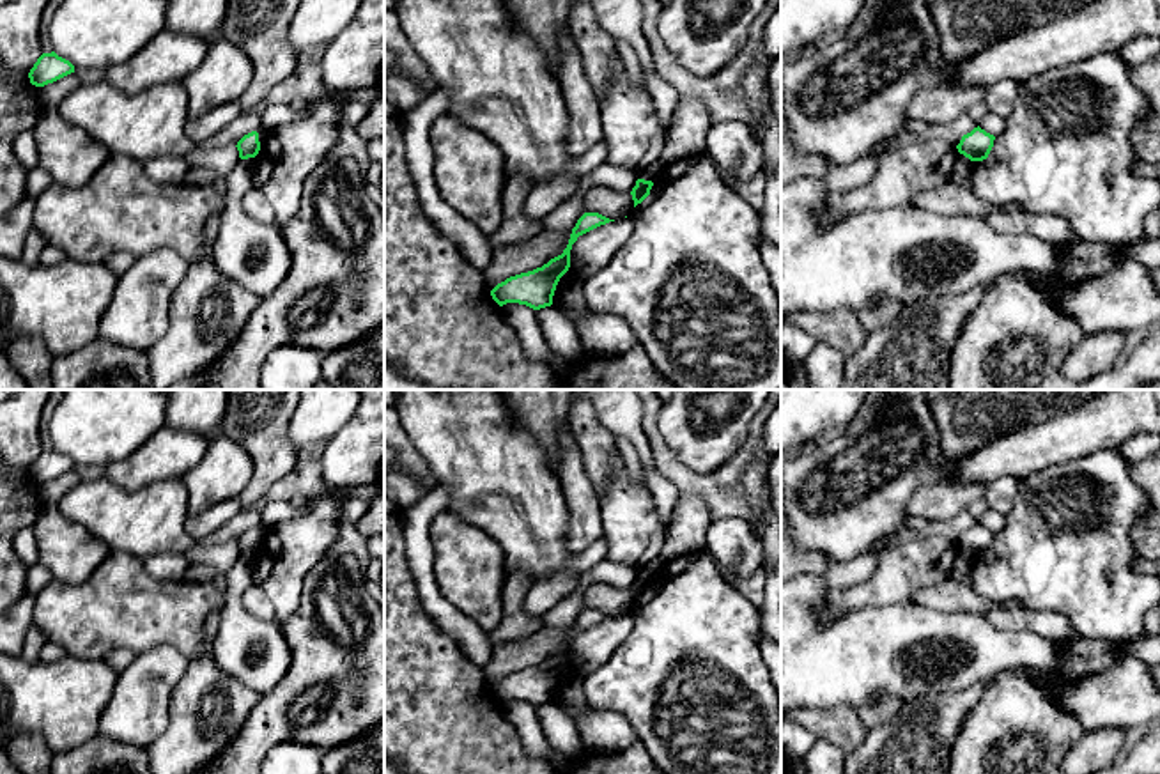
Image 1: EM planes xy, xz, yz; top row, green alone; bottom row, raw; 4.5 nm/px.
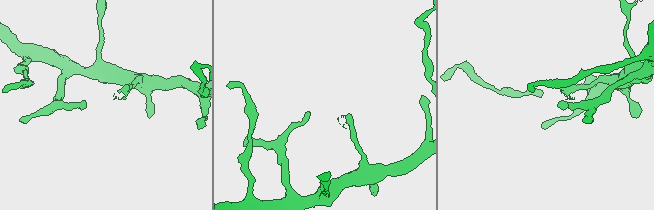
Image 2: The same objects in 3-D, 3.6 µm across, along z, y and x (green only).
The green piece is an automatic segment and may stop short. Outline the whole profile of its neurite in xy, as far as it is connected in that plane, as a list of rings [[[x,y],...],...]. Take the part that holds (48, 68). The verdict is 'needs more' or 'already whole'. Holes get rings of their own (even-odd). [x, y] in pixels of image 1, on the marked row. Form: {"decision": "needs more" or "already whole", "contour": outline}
{"decision": "already whole", "contour": [[[55,51],[43,53],[28,73],[30,83],[44,87],[74,73],[74,66]]]}

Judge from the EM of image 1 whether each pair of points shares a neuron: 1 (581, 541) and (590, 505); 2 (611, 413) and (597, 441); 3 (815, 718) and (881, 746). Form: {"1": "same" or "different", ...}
{"1": "same", "2": "different", "3": "different"}

